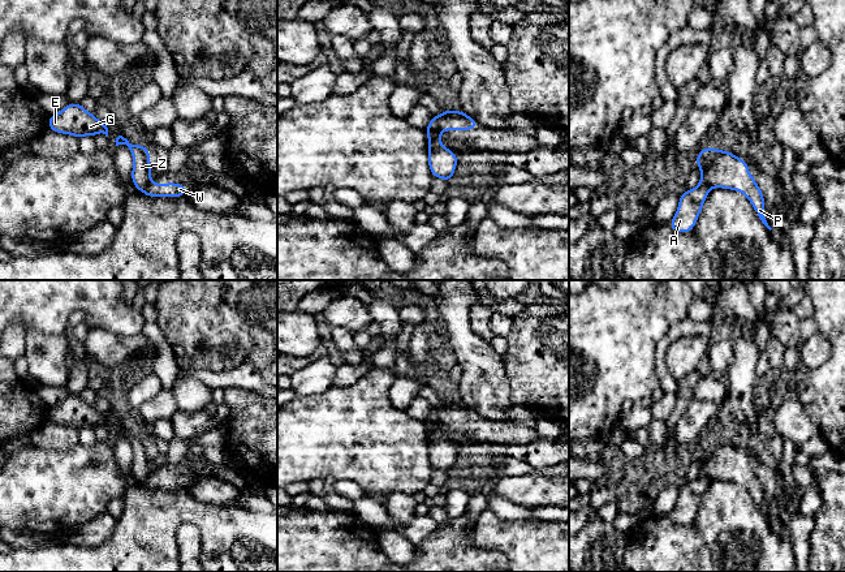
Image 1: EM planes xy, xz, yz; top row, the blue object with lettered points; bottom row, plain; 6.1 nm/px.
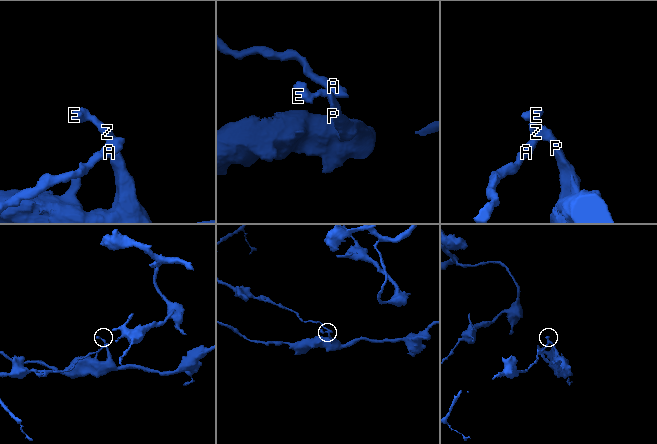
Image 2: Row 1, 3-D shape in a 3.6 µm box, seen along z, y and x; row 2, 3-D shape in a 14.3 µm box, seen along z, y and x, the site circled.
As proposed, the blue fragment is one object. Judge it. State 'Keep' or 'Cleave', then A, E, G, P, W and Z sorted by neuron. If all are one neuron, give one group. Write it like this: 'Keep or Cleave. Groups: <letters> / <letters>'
Cleave. Groups: A W / E G P Z

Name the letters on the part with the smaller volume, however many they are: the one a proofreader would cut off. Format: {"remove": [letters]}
{"remove": ["A", "W"]}

